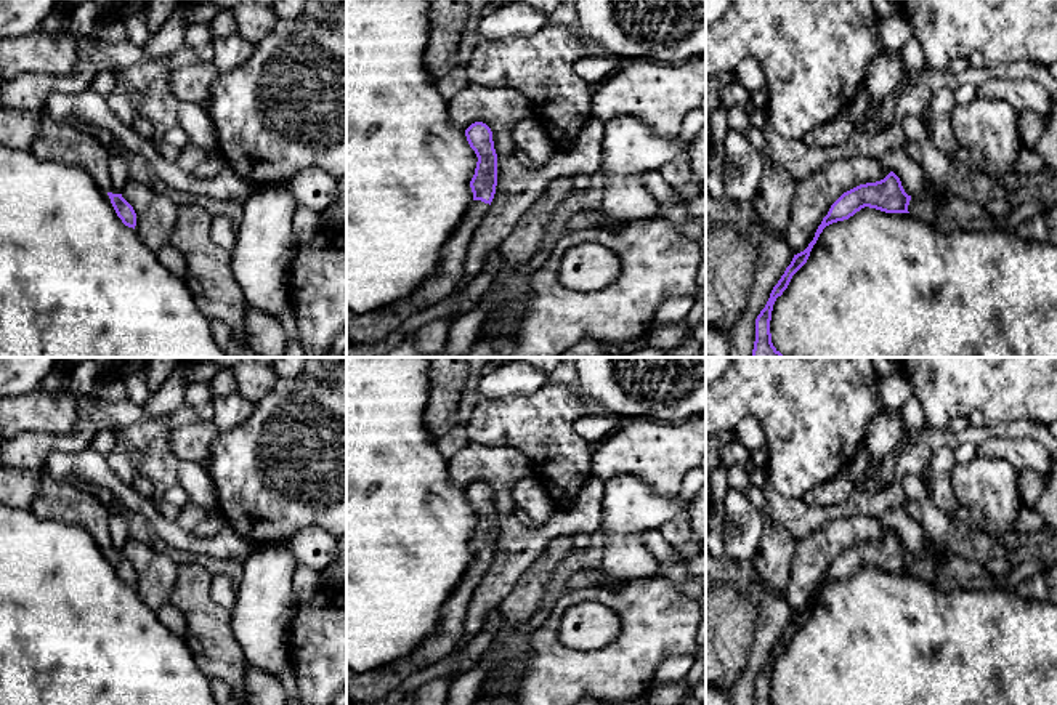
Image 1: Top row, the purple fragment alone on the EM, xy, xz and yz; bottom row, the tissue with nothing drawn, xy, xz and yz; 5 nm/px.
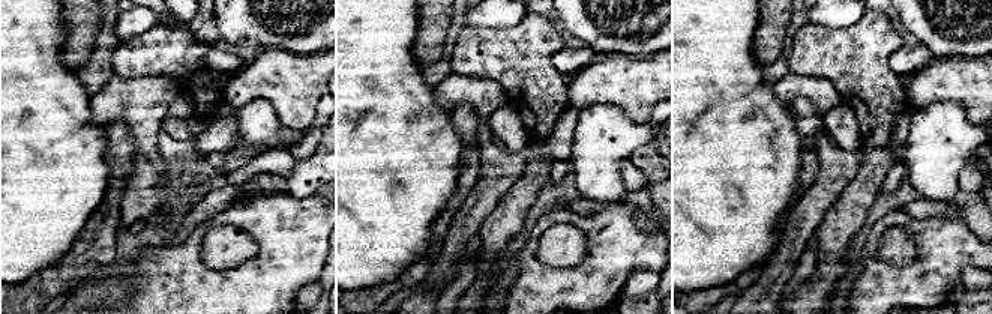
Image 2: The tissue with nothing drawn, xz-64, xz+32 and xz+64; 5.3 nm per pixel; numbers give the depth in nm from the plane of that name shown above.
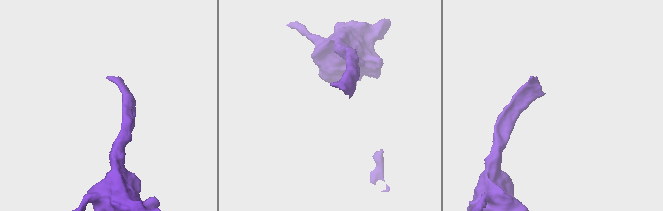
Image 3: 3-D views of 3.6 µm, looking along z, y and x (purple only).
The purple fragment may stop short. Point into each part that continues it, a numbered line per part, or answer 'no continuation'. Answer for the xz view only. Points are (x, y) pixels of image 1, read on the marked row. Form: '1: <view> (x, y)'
1: xz (372, 327)

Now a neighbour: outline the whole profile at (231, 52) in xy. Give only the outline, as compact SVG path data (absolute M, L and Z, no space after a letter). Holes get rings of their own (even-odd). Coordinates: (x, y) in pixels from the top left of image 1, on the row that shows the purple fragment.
M237 32L226 38L213 38L213 64L220 72L242 66L253 53L255 45L242 38Z

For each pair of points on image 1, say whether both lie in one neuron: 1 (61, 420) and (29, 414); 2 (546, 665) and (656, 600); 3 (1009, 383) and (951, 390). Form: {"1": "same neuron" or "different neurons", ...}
{"1": "same neuron", "2": "same neuron", "3": "same neuron"}

